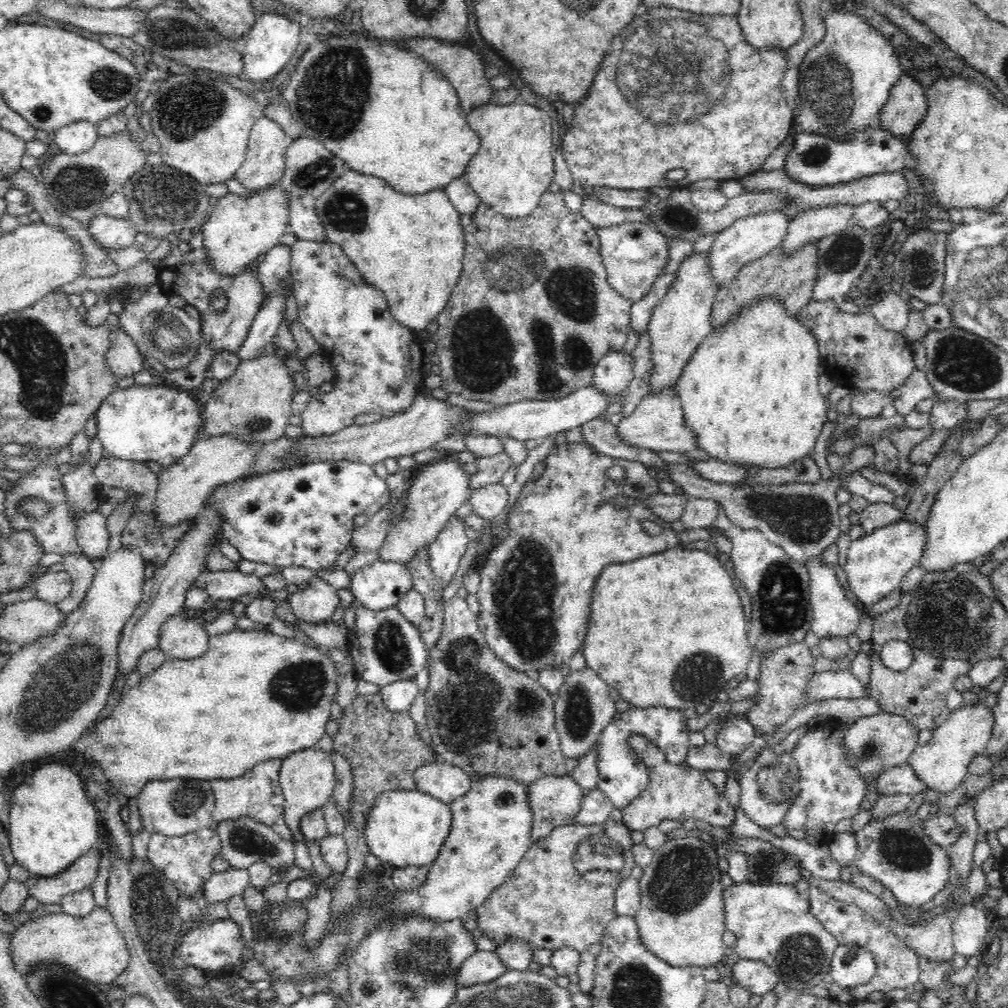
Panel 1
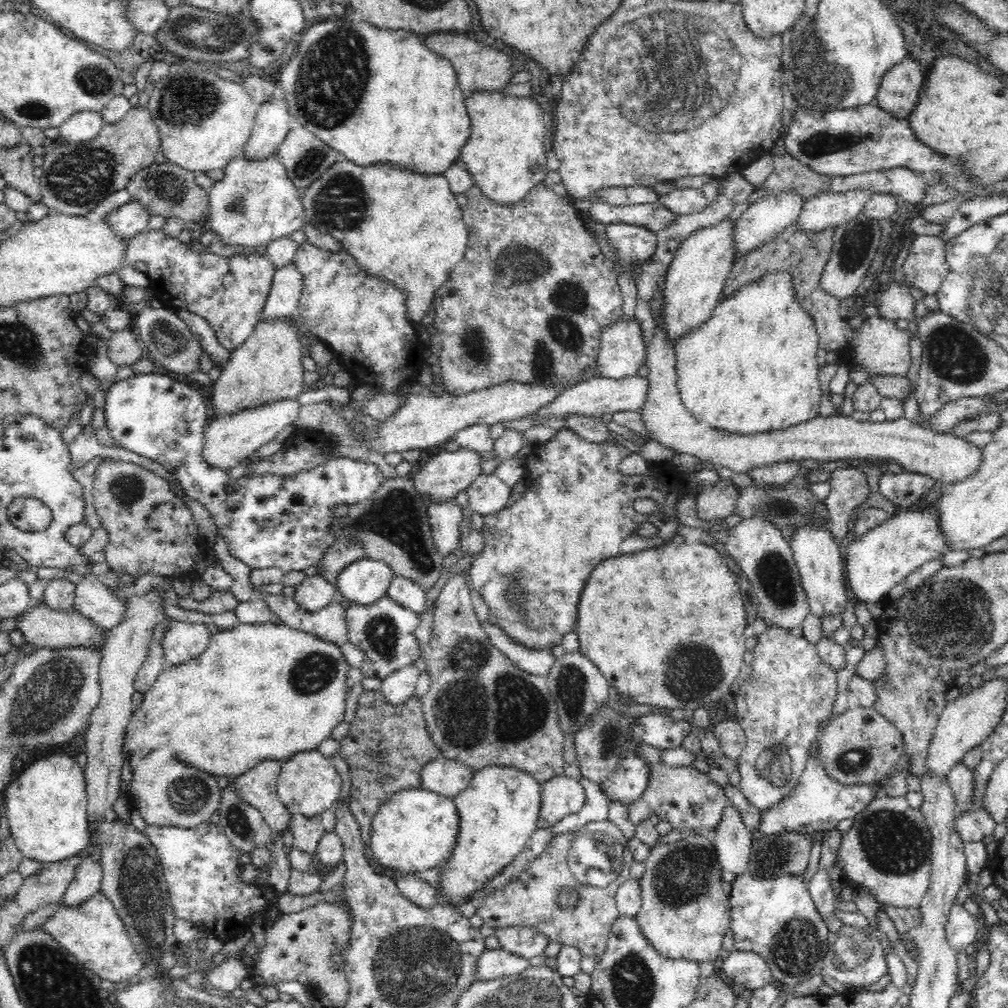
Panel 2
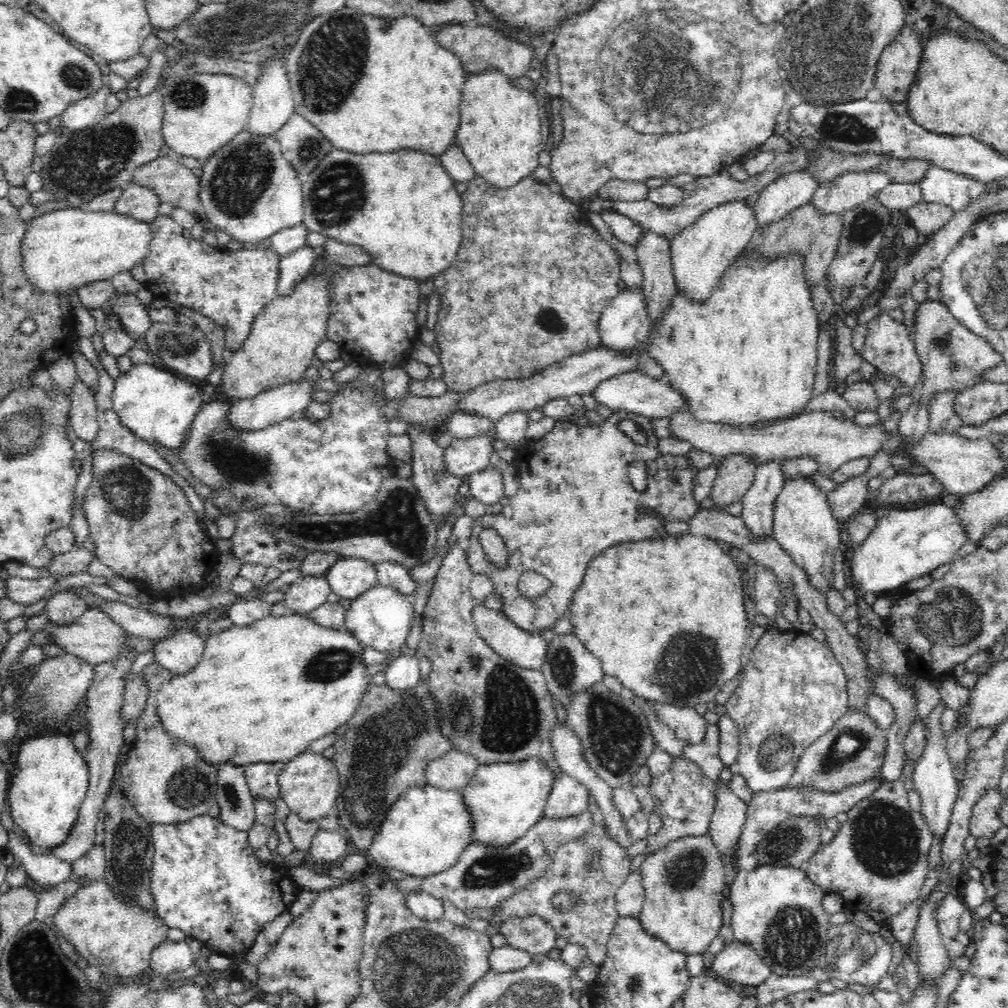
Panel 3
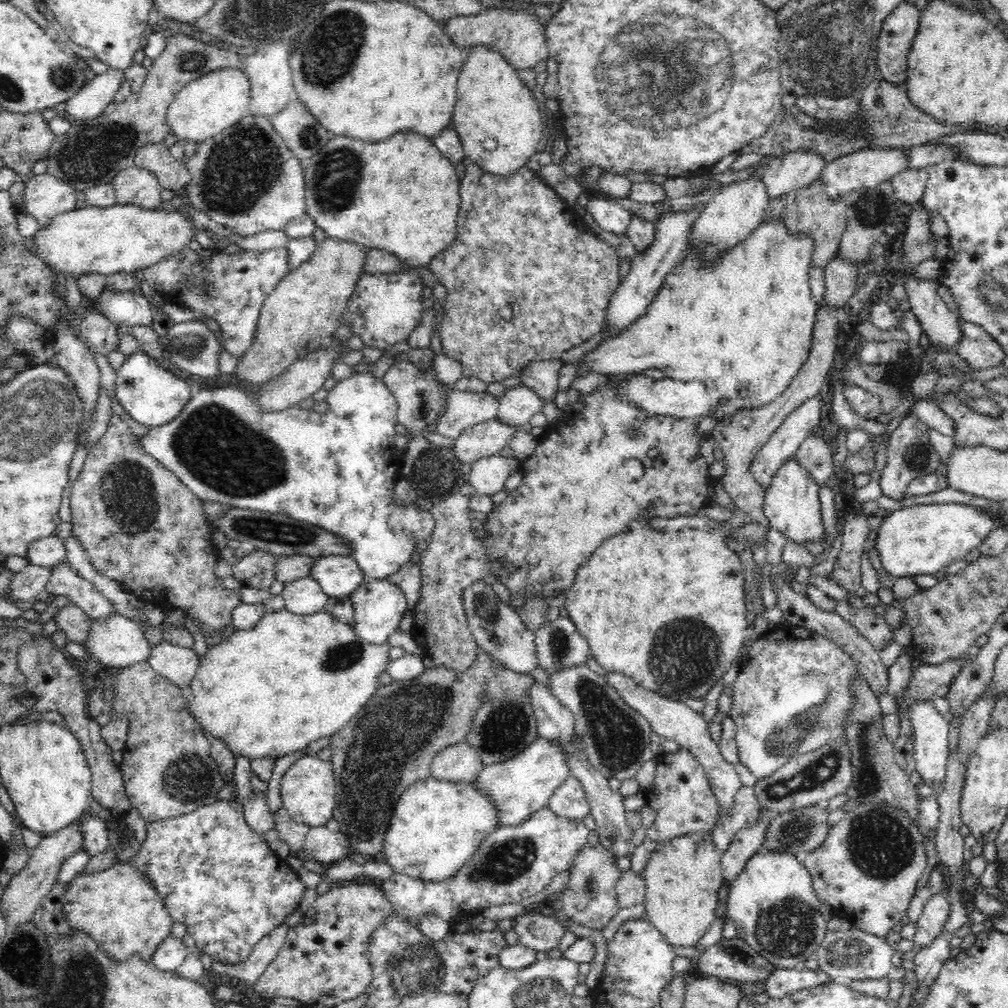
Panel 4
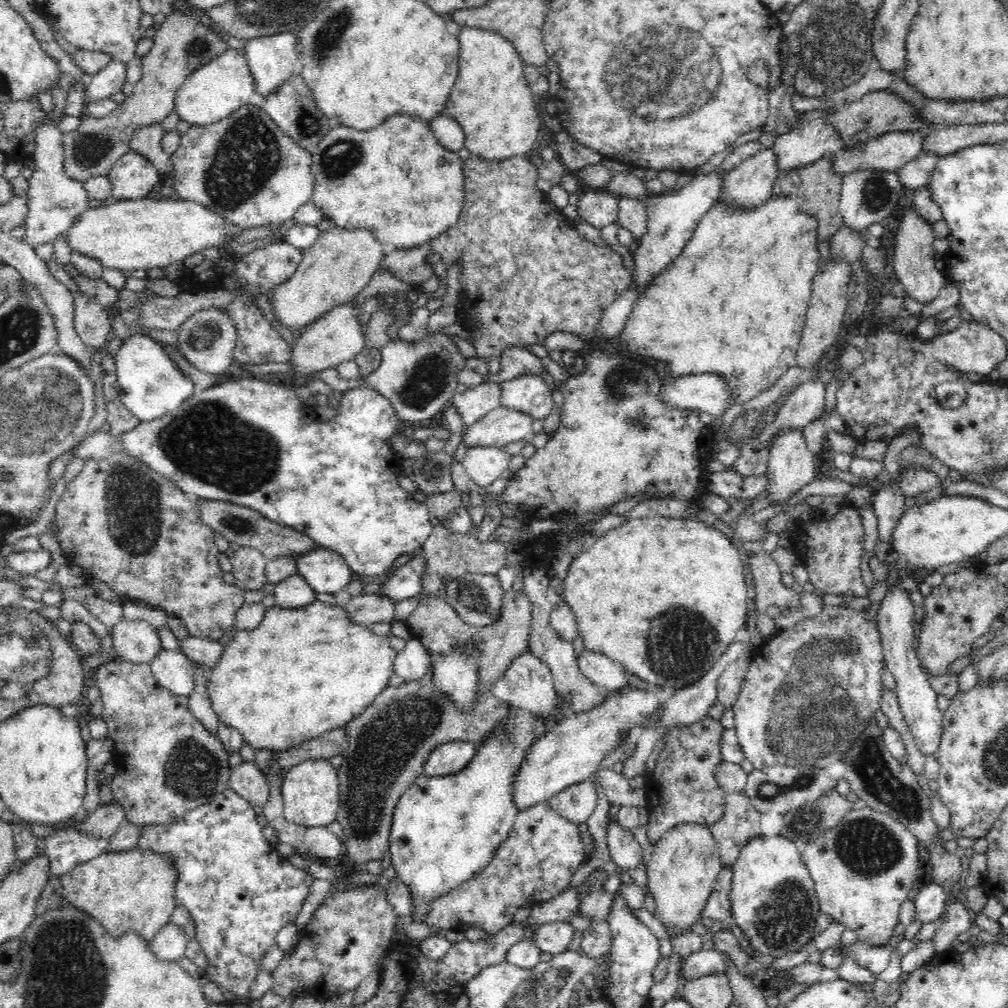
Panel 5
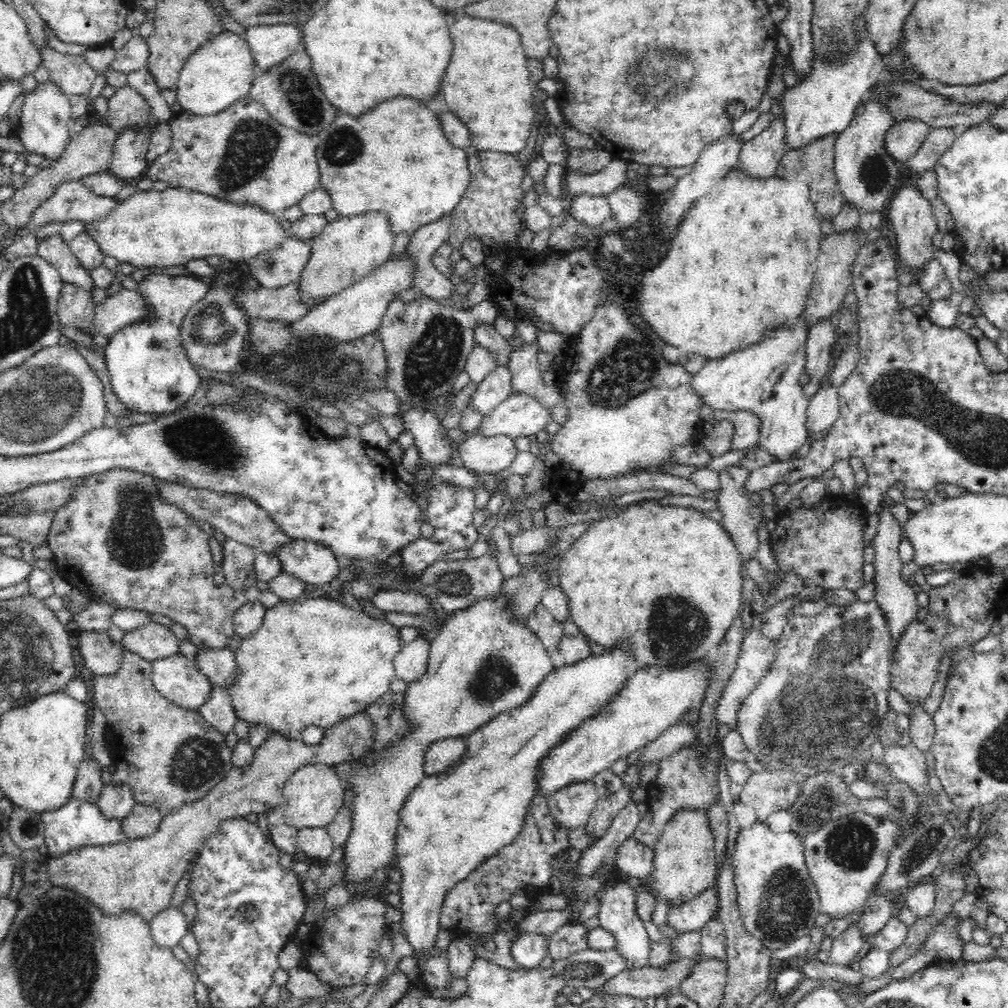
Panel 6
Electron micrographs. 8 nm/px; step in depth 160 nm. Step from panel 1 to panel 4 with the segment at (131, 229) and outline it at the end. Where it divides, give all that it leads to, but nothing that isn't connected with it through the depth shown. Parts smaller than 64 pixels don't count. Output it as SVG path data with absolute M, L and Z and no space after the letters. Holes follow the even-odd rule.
M130 166L120 170L112 182L118 204L136 204L140 208L158 208L163 190L156 175L146 168Z

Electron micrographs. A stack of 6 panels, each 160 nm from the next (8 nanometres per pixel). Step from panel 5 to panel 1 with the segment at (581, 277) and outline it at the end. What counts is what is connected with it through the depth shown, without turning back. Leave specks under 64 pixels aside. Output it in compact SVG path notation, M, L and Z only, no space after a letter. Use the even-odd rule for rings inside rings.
M561 190L556 193L544 192L538 200L538 206L528 216L520 218L504 217L489 204L480 201L476 212L471 216L470 224L464 226L463 233L465 236L465 255L461 275L450 292L450 298L448 298L444 310L435 317L434 326L428 333L428 348L440 357L439 366L442 369L441 375L444 382L441 388L447 393L460 394L468 400L482 400L500 405L504 402L511 404L524 400L558 400L562 396L578 391L578 388L592 384L594 382L594 370L600 358L611 349L625 347L626 338L628 338L628 326L631 326L630 308L632 304L632 301L618 294L607 280L607 270L602 260L597 229L581 213L576 214L566 207Z

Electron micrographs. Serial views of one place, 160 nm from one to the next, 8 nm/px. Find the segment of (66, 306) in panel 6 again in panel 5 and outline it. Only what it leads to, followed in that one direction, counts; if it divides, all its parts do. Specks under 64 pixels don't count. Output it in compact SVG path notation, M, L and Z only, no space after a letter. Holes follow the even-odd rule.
M81 291L72 292L74 297L74 331L88 348L104 348L110 334L108 311L96 300Z

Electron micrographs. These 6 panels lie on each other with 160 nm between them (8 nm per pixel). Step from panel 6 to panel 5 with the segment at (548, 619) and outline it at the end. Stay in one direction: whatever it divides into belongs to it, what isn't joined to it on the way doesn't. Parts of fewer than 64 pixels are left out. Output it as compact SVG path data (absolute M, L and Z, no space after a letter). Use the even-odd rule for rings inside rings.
M523 569L523 591L531 600L532 606L532 625L531 632L529 634L529 650L531 650L536 656L540 657L542 662L545 662L551 673L553 674L553 681L557 694L559 696L565 696L567 702L569 702L569 710L571 714L580 713L598 704L602 704L604 698L598 694L594 689L594 683L586 677L586 675L580 672L578 669L578 663L576 663L576 653L574 652L574 646L569 640L564 640L554 629L550 626L550 612L552 610L552 604L548 601L546 595L546 588L551 584L553 578L550 574L546 574L546 570L540 570L540 572L530 572L530 570Z

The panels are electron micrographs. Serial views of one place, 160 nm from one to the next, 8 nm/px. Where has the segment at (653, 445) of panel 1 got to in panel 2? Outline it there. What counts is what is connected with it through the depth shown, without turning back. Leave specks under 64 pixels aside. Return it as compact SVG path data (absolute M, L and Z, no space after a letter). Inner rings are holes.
M664 284L656 286L654 296L648 300L649 310L654 323L654 331L652 338L647 344L647 356L645 357L645 366L648 368L648 381L650 384L650 392L648 392L644 410L642 410L642 419L646 423L646 427L651 432L651 438L657 440L666 446L672 448L680 454L690 454L698 457L702 462L719 464L726 471L731 472L748 472L755 468L762 468L769 464L782 461L800 461L815 460L824 462L827 460L862 460L862 459L882 459L894 460L901 465L904 470L917 472L928 475L934 480L942 483L945 488L958 484L967 478L970 478L979 468L982 462L983 449L969 442L967 438L956 437L952 433L938 433L932 431L928 425L919 425L900 418L892 421L884 422L858 422L852 420L849 416L830 415L828 417L818 414L815 418L795 426L784 428L771 432L758 432L757 434L740 434L736 432L728 432L718 428L710 427L707 423L698 421L696 416L688 411L679 396L678 378L676 373L676 358L673 343L669 339L667 326L663 321L663 290Z

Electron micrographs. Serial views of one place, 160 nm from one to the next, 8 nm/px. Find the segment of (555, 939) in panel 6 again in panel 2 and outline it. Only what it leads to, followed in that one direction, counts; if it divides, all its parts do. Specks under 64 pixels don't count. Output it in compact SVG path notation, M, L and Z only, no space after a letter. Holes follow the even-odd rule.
M508 926L495 929L501 948L530 960L545 954L548 937L534 926Z

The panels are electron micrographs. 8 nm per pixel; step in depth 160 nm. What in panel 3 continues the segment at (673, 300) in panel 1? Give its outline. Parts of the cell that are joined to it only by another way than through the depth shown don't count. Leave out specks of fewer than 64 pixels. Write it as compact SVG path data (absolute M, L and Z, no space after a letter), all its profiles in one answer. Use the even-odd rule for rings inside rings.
M747 197L721 201L671 240L671 263L679 290L694 300L706 300L710 296L726 268L747 248L759 226L753 206Z

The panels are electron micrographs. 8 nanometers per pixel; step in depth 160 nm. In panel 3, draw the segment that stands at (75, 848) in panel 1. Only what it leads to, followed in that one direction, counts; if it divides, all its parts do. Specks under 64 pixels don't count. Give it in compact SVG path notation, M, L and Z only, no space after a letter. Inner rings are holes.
M57 729L37 733L20 732L13 751L7 804L16 827L31 845L42 846L42 849L62 845L76 823L89 787L88 761L84 760L72 737L57 732Z

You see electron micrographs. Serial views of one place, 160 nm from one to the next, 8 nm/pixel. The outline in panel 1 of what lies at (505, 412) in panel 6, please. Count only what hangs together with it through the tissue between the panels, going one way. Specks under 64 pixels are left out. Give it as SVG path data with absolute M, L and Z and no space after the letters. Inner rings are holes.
M453 456L438 458L426 464L420 473L409 482L409 504L401 521L392 527L379 550L379 558L392 562L408 562L418 548L429 546L436 534L442 530L446 520L457 514L458 508L469 500L472 487L471 475Z

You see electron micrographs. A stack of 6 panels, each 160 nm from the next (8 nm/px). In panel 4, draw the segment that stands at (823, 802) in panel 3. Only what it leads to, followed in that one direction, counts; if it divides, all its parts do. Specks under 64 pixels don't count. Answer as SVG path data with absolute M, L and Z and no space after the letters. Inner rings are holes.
M760 819L754 828L738 832L738 836L734 838L734 842L723 853L721 859L723 884L730 886L746 867L747 861L759 852L759 848L765 842L768 826L768 821Z

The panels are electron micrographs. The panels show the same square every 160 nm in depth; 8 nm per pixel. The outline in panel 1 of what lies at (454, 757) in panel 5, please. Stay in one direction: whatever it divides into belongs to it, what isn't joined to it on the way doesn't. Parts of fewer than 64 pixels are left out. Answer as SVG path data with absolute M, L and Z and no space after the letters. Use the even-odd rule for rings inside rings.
M440 760L422 765L414 773L418 791L448 804L470 790L470 777L463 768Z

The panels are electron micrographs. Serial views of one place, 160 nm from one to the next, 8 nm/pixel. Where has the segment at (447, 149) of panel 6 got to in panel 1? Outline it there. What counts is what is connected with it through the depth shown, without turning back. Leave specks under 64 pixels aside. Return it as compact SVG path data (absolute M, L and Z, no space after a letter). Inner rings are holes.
M346 168L330 188L315 198L314 203L314 211L325 228L327 240L340 245L364 280L384 292L392 316L416 334L428 334L458 282L465 255L460 213L444 189L432 188L422 194L406 194L390 188L390 184L379 176L364 175Z

